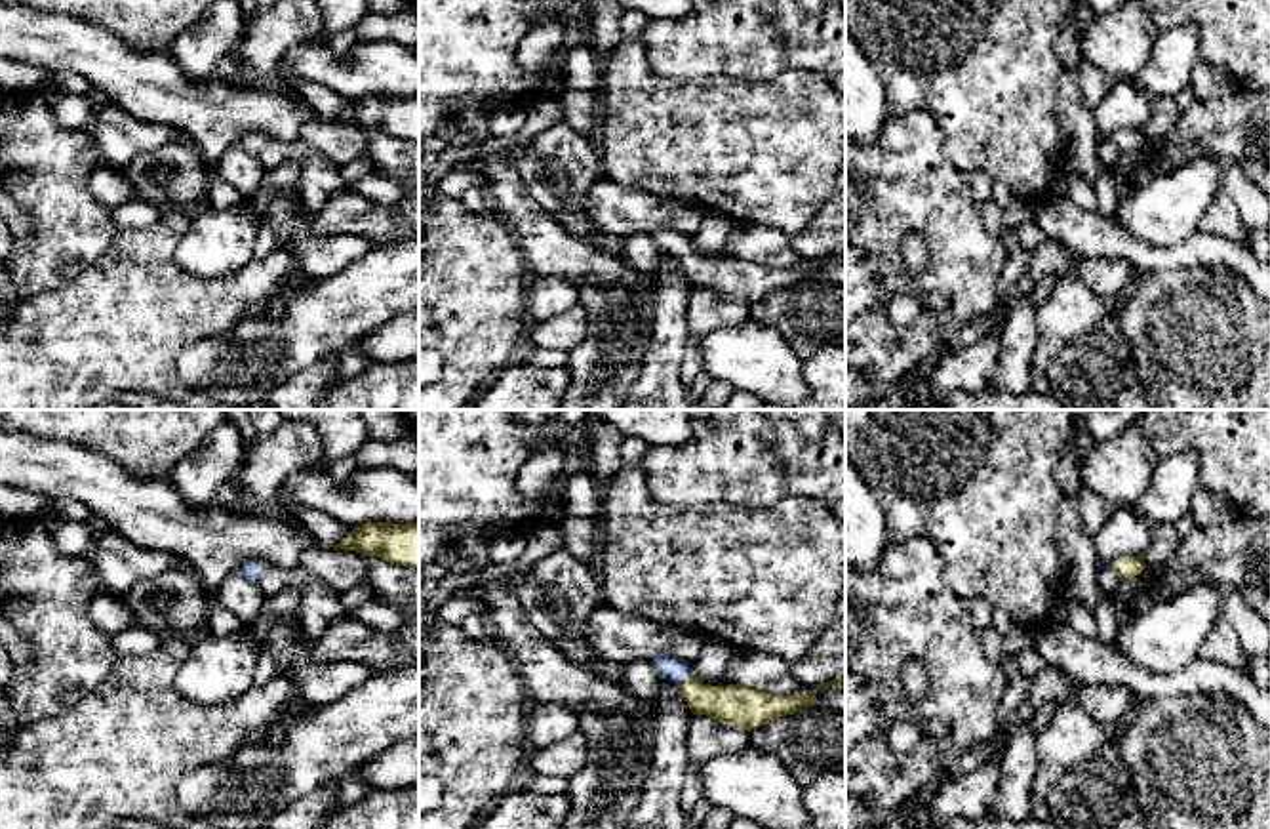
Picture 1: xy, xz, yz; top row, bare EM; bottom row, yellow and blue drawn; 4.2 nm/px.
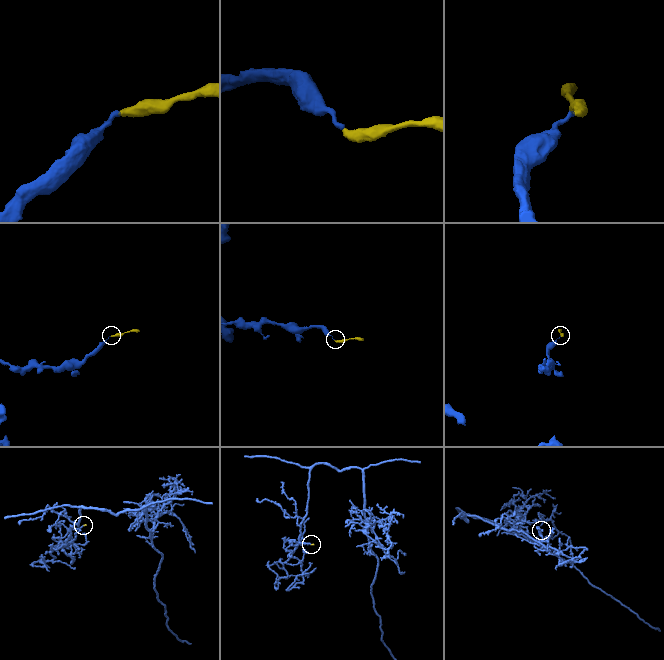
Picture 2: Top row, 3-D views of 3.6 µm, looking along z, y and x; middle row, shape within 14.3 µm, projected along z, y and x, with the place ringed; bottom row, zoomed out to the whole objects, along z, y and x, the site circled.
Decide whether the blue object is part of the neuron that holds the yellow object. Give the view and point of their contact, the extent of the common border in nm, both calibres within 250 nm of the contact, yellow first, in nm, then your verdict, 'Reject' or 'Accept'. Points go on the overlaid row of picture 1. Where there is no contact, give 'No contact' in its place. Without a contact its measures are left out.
Touches yellow at xz (686, 681). Shared border 80 nm. Thickness 180 nm (yellow) against 110 nm. Accept

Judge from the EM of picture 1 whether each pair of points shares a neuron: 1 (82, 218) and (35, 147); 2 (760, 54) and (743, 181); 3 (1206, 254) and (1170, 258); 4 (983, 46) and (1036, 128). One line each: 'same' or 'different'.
1: same
2: different
3: same
4: same

